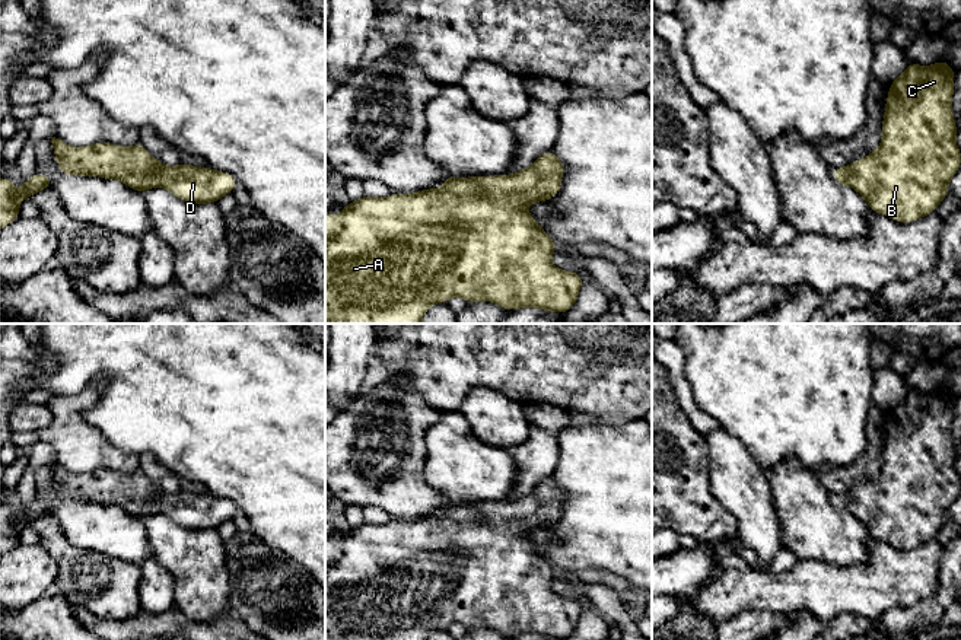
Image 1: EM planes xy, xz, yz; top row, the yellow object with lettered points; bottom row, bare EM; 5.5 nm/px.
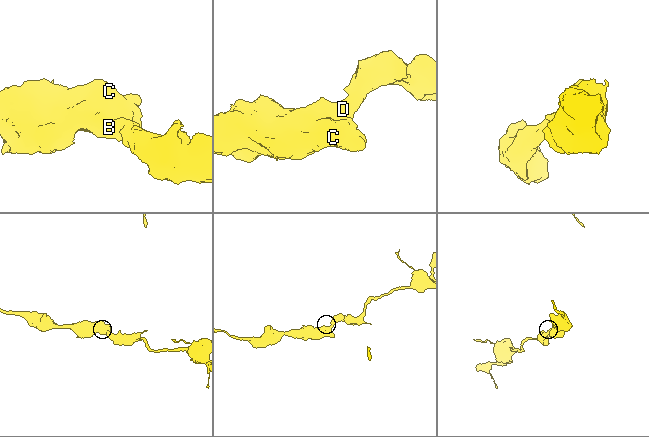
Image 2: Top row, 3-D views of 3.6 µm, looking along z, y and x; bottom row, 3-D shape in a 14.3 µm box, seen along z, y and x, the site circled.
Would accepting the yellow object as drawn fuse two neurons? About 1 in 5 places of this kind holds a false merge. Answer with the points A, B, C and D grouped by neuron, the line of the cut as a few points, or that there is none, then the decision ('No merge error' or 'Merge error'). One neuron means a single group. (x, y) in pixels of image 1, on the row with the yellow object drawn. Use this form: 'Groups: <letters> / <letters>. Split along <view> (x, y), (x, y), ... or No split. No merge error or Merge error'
Groups: A B C D. No split. No merge error

